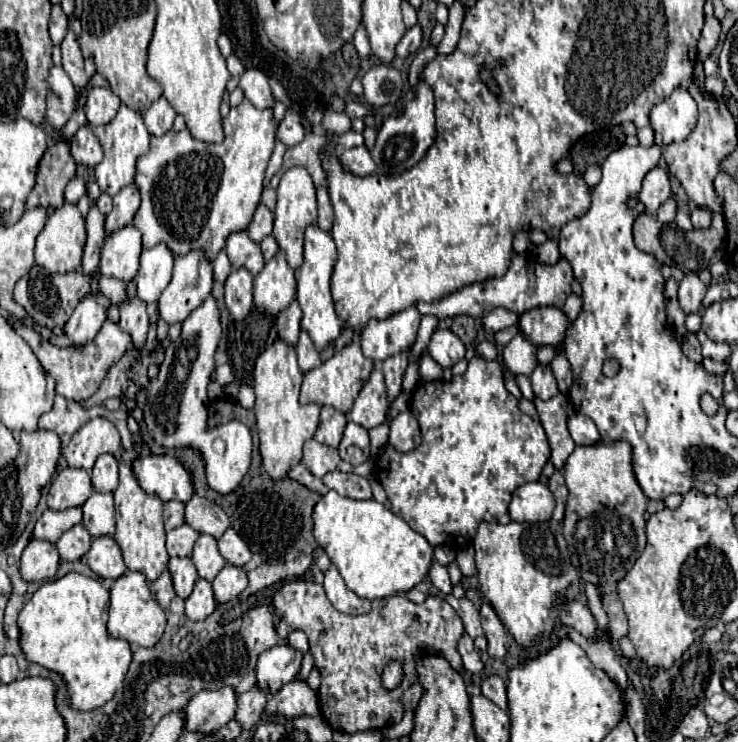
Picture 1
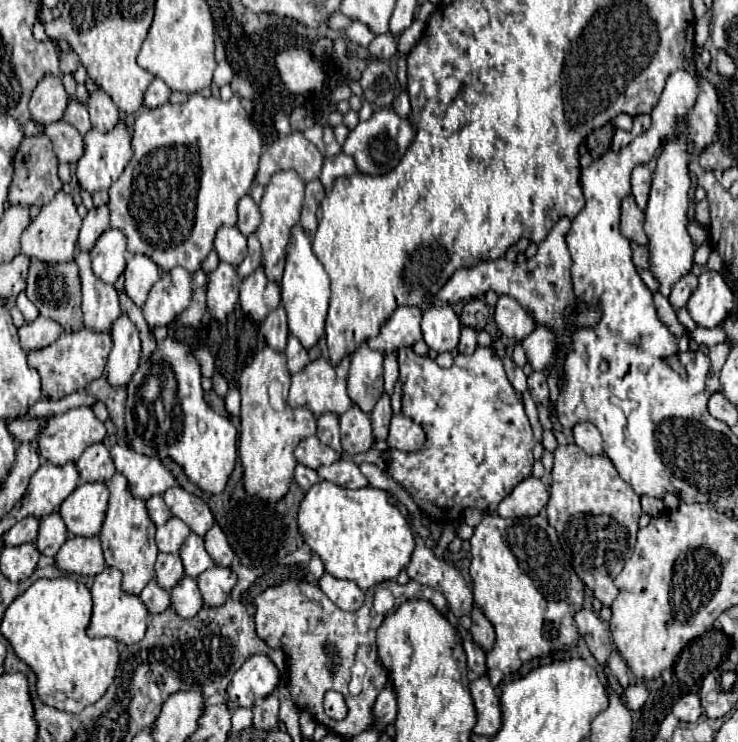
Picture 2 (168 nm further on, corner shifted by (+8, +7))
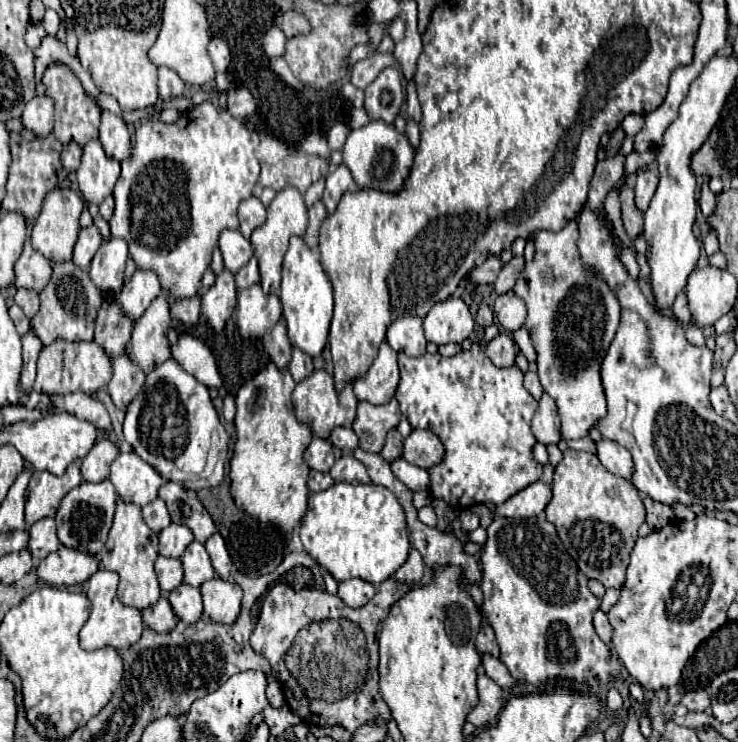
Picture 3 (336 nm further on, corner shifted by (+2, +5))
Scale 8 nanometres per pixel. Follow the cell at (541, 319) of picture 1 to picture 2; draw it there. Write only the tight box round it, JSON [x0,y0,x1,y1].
[494,295,536,339]

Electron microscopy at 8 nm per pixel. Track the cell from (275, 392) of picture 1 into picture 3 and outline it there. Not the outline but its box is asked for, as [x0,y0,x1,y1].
[230,363,312,535]

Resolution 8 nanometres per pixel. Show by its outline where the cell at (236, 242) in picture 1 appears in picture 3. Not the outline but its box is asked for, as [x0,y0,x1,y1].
[218,231,254,273]

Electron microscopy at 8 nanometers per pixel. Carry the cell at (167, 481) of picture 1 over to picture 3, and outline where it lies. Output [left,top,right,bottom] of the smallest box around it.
[110,451,166,505]

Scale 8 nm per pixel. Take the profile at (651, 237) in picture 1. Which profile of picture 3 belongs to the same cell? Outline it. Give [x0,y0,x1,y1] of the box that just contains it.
[620,185,644,239]

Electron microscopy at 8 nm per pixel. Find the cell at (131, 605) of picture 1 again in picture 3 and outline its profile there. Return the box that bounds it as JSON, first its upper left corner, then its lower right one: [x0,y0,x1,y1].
[80,569,144,651]

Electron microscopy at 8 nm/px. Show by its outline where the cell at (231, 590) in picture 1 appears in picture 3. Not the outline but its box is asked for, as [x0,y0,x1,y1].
[202,577,242,623]

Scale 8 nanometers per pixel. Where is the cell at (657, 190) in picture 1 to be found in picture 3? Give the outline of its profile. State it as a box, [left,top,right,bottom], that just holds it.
[636,169,658,211]

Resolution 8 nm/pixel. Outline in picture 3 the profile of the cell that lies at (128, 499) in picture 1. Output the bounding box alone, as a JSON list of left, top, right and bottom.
[98,499,162,609]

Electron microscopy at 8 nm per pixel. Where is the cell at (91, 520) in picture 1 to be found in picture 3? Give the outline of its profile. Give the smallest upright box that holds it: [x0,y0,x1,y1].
[56,479,116,555]

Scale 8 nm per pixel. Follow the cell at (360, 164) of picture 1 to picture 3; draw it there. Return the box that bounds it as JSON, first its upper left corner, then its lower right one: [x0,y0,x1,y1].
[322,163,358,213]

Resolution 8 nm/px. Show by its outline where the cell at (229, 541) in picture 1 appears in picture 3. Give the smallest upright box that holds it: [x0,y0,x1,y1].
[206,531,232,579]

